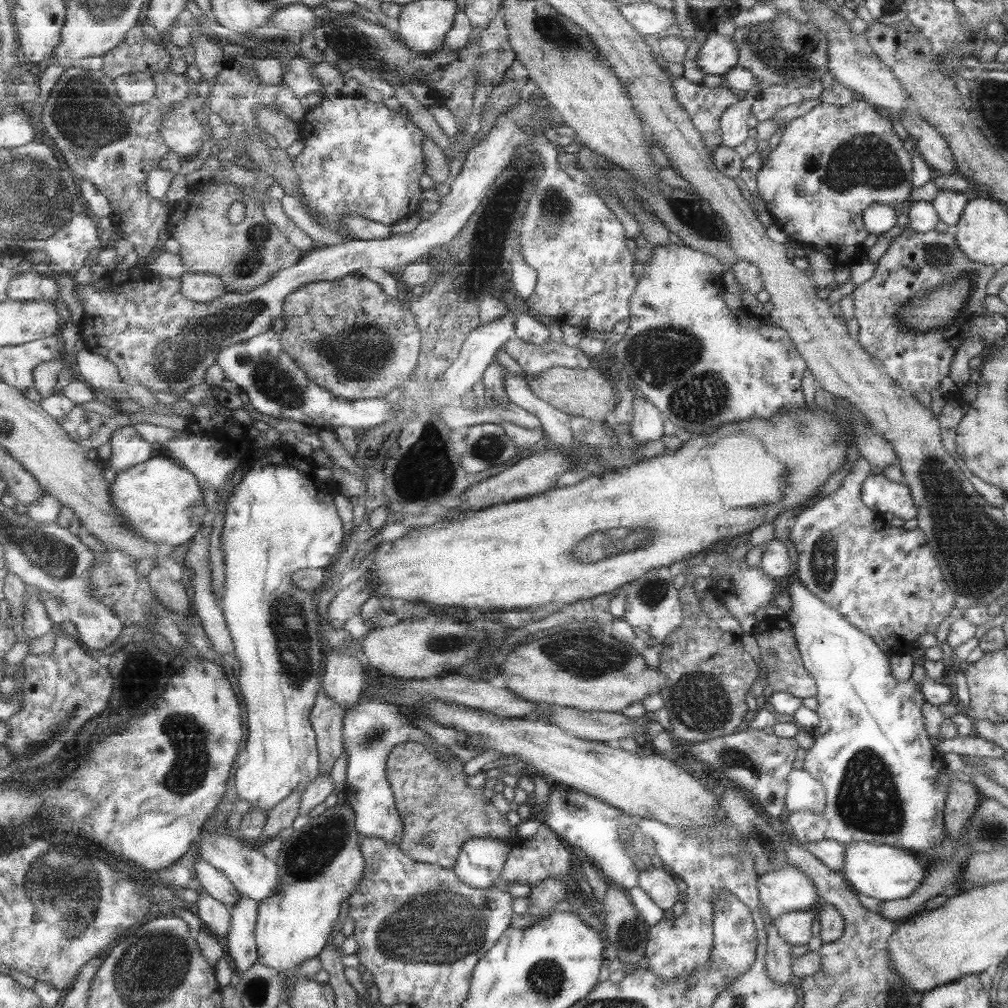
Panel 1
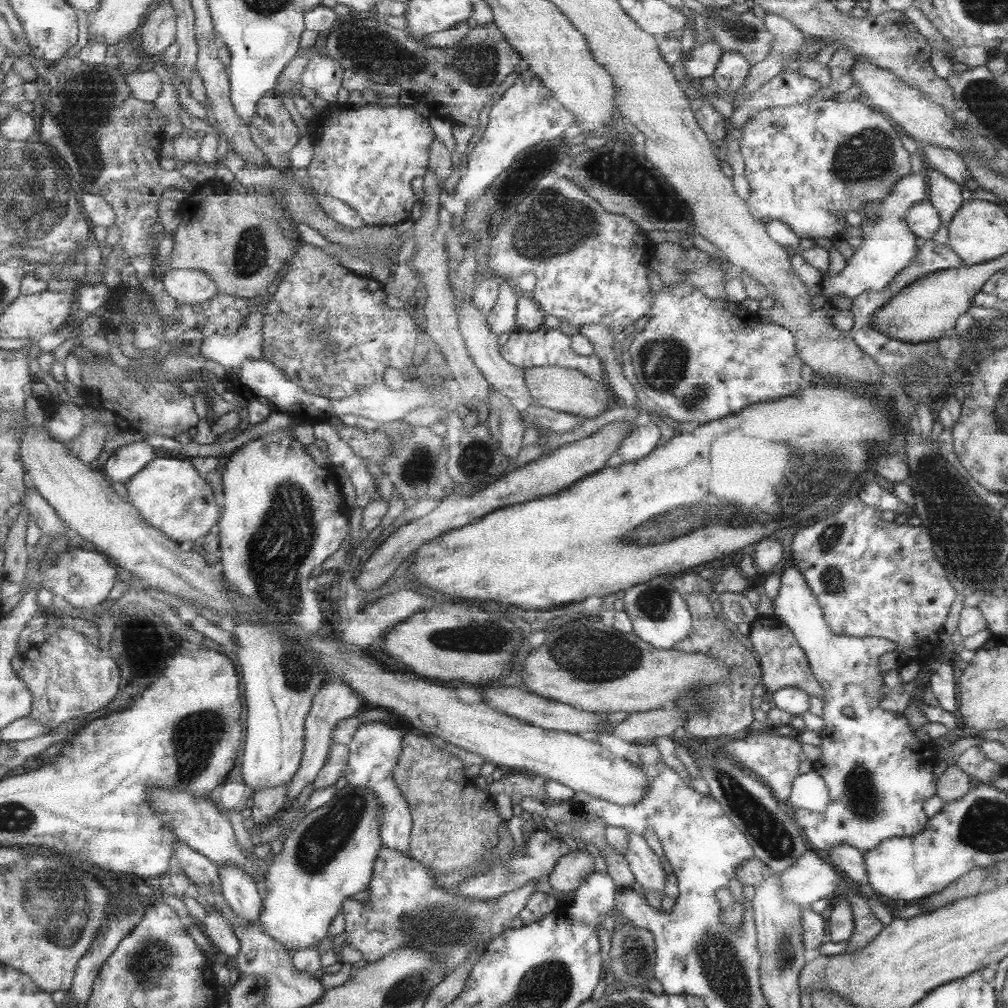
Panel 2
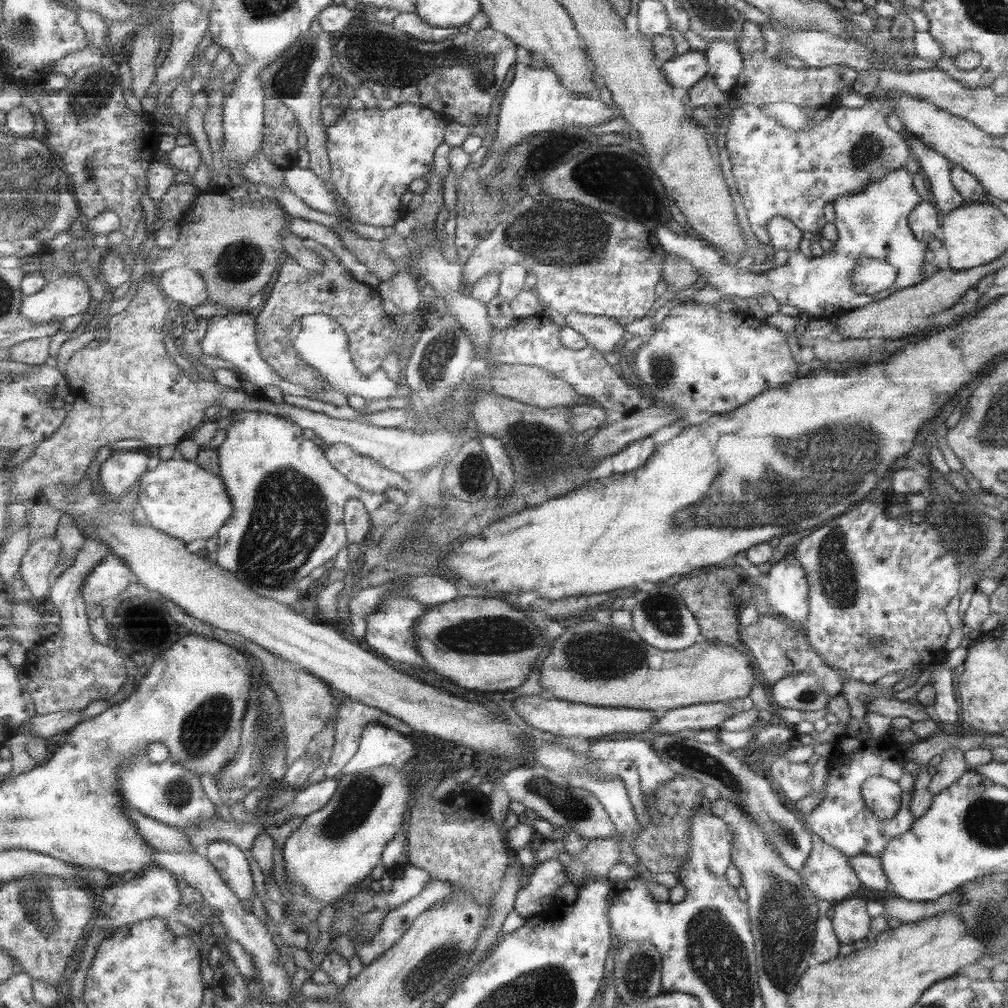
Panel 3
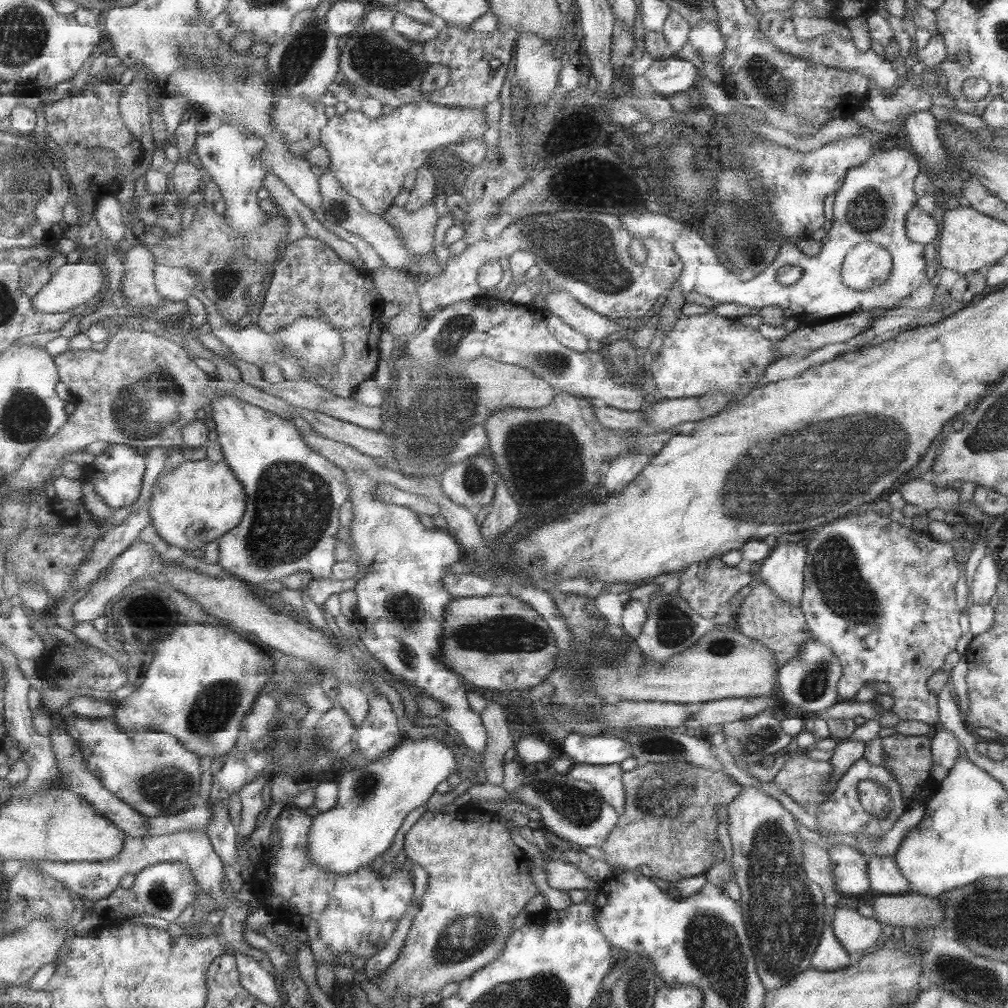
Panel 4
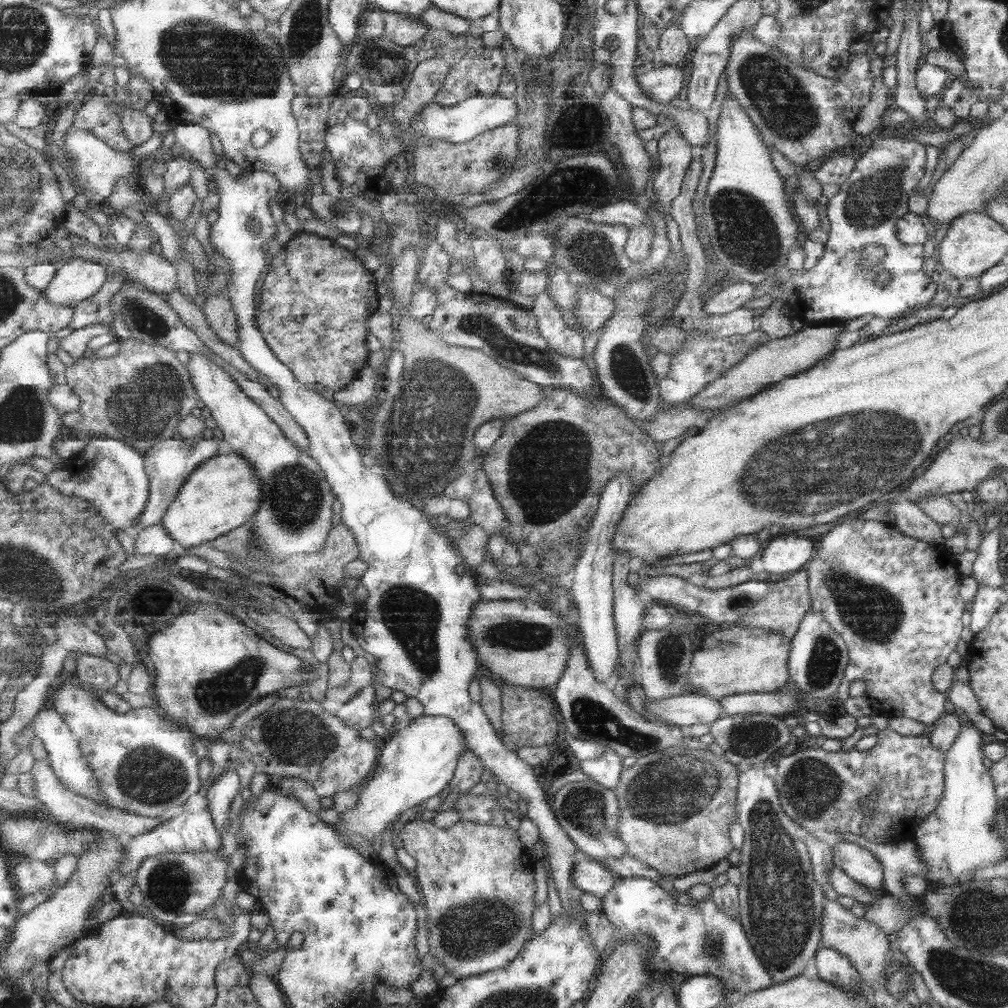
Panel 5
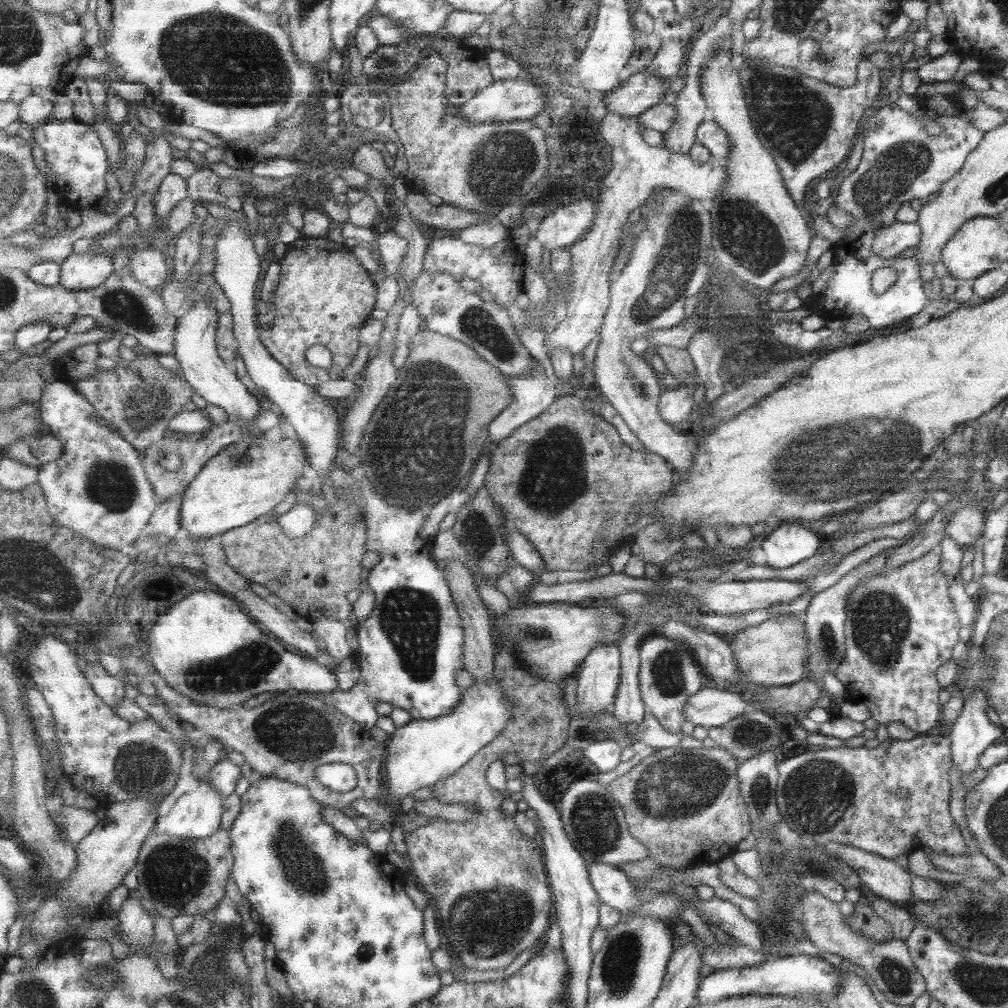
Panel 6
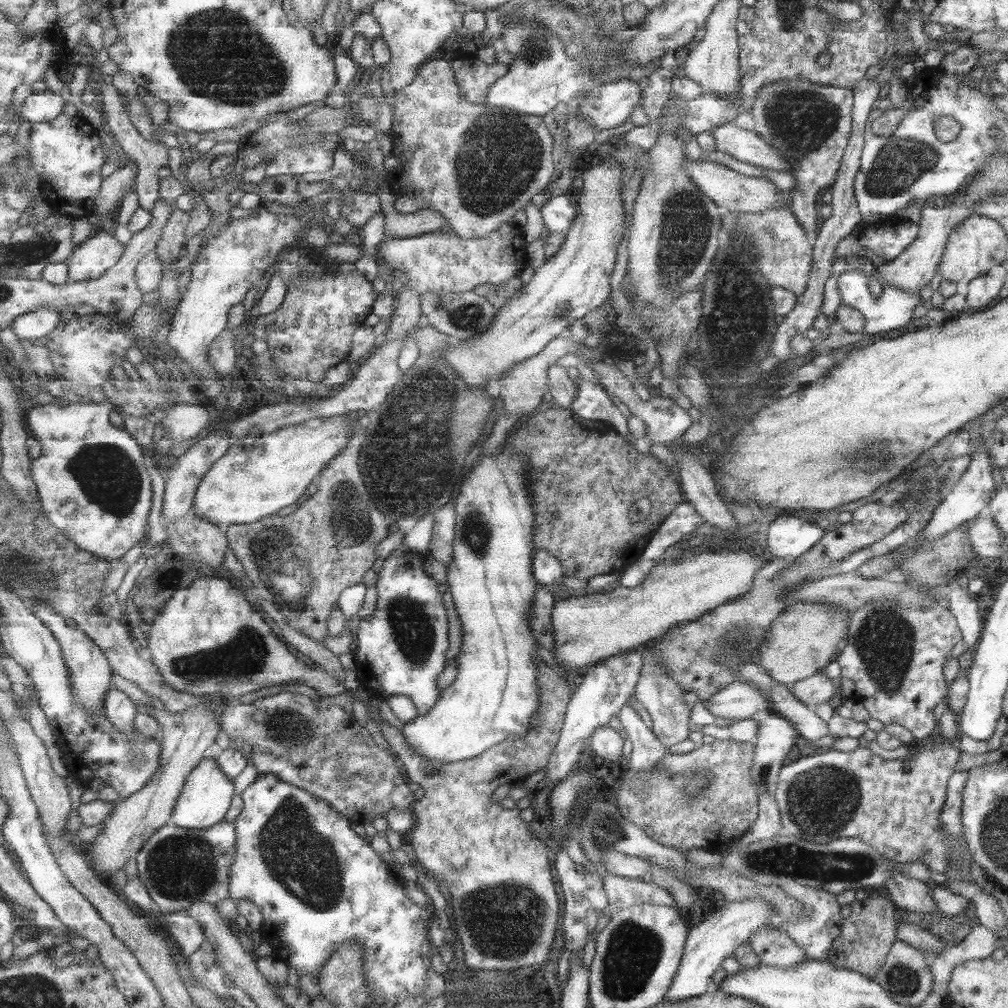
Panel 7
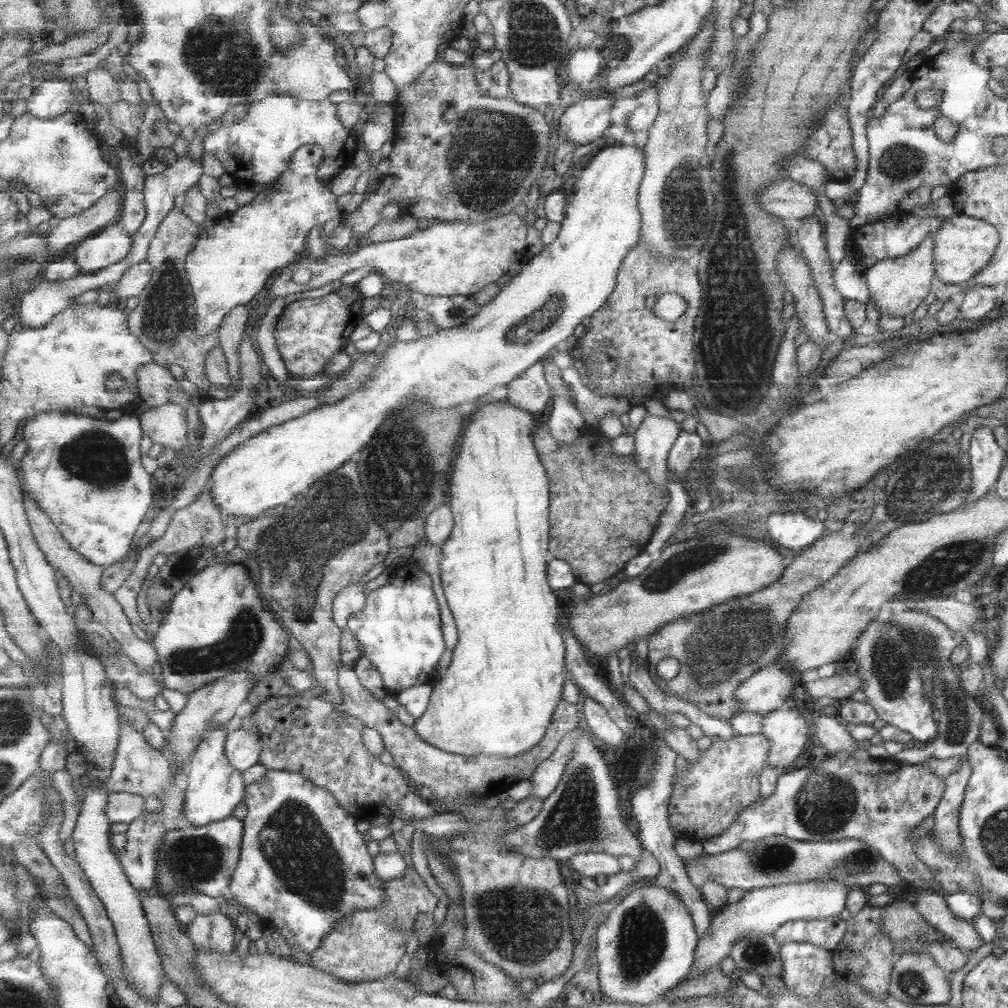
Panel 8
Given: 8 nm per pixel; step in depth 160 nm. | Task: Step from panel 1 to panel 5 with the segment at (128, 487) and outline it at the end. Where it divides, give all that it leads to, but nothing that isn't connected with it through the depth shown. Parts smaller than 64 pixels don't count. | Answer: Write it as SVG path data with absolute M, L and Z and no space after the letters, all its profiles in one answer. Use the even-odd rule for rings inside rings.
M225 450L206 460L190 474L161 524L177 544L185 548L210 543L251 522L264 499L262 486L264 484L258 472L243 455Z

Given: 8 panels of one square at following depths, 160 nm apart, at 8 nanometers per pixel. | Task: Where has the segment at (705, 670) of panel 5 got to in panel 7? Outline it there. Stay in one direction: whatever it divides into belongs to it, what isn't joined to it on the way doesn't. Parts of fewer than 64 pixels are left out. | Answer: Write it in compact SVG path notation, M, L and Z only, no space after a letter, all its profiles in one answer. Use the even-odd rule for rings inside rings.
M793 603L787 605L768 632L768 640L760 646L760 652L755 660L763 666L769 674L784 685L791 686L802 678L811 677L812 674L823 671L824 667L836 660L837 653L846 642L848 627L848 610L838 609L836 605L825 603Z

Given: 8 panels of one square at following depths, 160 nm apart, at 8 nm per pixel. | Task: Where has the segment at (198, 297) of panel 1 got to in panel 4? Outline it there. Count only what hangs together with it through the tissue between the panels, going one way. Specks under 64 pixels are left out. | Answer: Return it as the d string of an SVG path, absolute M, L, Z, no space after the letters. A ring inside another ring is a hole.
M157 266L155 269L157 292L167 301L187 302L195 294L195 279L187 267Z

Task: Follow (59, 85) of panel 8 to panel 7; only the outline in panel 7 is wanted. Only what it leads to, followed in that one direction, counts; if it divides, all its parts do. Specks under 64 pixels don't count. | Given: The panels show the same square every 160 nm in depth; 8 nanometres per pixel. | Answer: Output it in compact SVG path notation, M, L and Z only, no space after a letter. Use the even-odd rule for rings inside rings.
M45 89L29 95L15 115L31 124L51 122L64 112L66 103L63 96Z

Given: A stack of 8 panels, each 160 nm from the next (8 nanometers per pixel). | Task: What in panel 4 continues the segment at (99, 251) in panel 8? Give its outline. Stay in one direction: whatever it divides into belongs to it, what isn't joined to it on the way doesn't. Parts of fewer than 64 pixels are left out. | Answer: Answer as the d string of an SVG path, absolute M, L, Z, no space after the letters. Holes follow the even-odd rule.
M99 260L93 264L76 262L59 267L51 281L32 299L34 309L42 313L55 314L88 307L92 301L96 301L105 286L105 273L98 265Z

